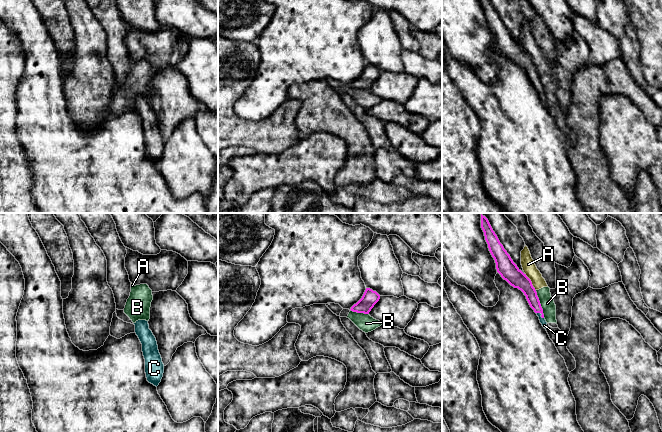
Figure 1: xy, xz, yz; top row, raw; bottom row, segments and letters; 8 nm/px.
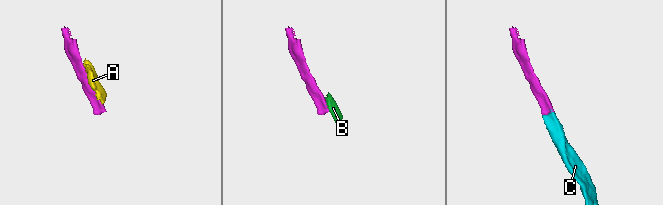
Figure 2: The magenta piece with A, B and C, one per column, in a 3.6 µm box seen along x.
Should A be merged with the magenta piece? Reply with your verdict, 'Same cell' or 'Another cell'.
Another cell

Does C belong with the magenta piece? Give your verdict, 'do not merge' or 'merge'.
merge

